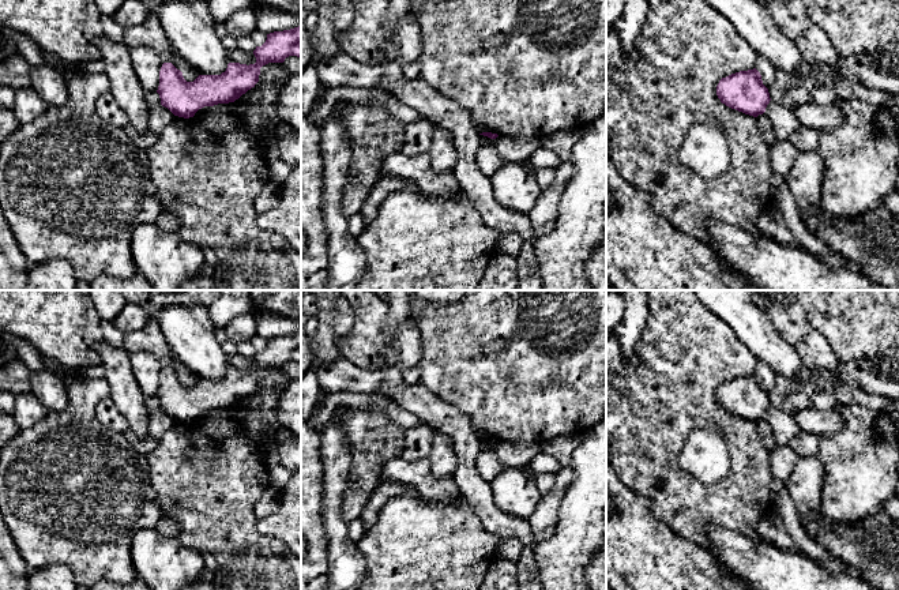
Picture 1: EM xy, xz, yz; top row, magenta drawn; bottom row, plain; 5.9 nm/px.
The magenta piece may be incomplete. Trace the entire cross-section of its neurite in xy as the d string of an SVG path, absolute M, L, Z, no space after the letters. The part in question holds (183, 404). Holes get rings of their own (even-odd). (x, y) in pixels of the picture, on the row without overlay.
M301 331L267 339L266 347L262 352L256 352L253 360L256 362L255 369L229 368L226 376L221 380L199 380L193 387L187 387L183 377L172 368L163 368L159 376L159 391L157 395L161 410L168 413L174 421L189 424L204 412L234 407L255 392L263 371L268 368L283 368L289 361L301 362Z

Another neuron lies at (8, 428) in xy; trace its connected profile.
M0 409L0 448L10 441L20 428L15 422L11 414L7 414Z

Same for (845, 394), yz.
M840 380L835 383L835 390L832 395L838 406L858 403L858 405L868 406L876 413L883 413L889 405L889 399L885 399L883 397L869 395L862 390L853 387L850 384L846 384Z

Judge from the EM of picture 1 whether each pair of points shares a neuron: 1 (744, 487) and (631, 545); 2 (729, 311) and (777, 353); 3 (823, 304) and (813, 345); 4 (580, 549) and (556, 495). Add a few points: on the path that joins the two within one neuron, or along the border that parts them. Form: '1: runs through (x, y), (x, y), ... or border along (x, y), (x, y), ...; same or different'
1: border along (649, 500), (657, 518), (695, 544); different
2: runs through (741, 322), (764, 342); same
3: border along (796, 345), (811, 333), (820, 333), (837, 357); different
4: border along (572, 474), (559, 510), (556, 529), (550, 534); different

